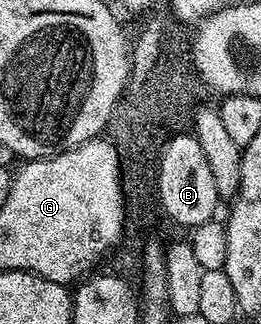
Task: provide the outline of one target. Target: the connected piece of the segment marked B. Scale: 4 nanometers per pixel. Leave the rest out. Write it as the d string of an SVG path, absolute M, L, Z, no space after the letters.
M178 132L173 135L161 147L160 157L157 159L158 166L158 186L156 182L156 202L162 210L175 222L178 226L186 226L185 228L193 228L211 221L215 217L214 214L220 205L220 199L216 192L216 184L212 181L212 171L208 168L208 160L204 156L204 151L200 149L200 144L193 133Z

